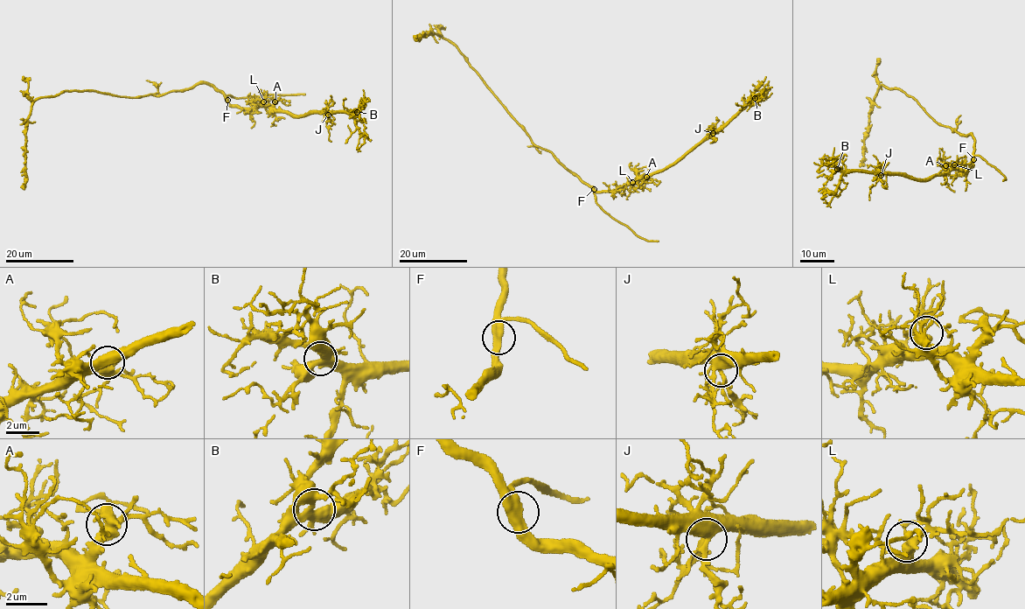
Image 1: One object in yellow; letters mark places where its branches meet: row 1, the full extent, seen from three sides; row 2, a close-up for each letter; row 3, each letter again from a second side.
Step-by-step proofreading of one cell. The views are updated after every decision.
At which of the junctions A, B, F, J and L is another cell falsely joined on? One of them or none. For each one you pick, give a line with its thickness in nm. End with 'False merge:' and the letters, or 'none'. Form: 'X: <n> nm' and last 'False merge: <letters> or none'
False merge: none

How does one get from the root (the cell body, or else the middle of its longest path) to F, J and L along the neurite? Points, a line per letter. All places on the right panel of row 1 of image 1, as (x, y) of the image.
F: (968, 134), (974, 142), (972, 158)
J: (968, 134), (974, 142), (974, 150), (972, 165), (967, 171), (956, 168), (918, 180), (899, 175), (881, 175)
L: (968, 134), (974, 142), (972, 165), (965, 171), (954, 164)

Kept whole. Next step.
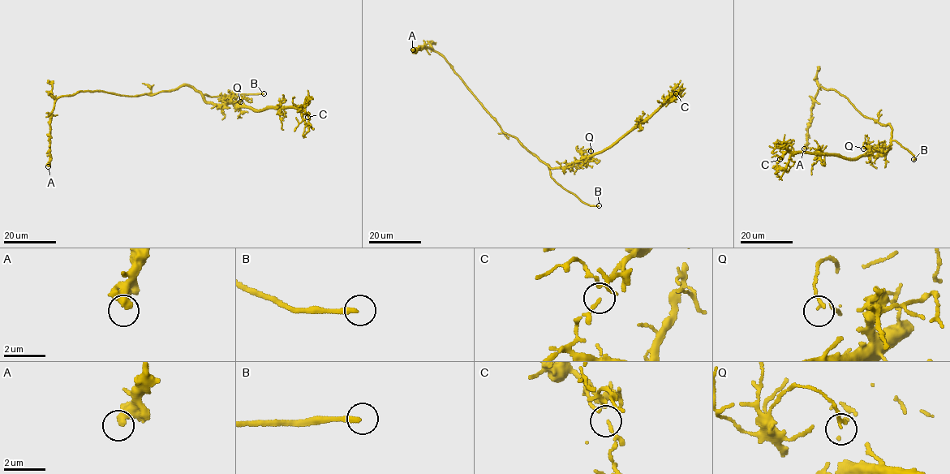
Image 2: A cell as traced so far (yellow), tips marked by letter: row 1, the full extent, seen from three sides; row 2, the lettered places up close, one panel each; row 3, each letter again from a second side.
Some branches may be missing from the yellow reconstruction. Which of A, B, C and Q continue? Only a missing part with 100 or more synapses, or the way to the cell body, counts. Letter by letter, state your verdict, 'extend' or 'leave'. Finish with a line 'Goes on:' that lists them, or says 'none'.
A: leave
B: extend
C: leave
Q: leave
Goes on: B

